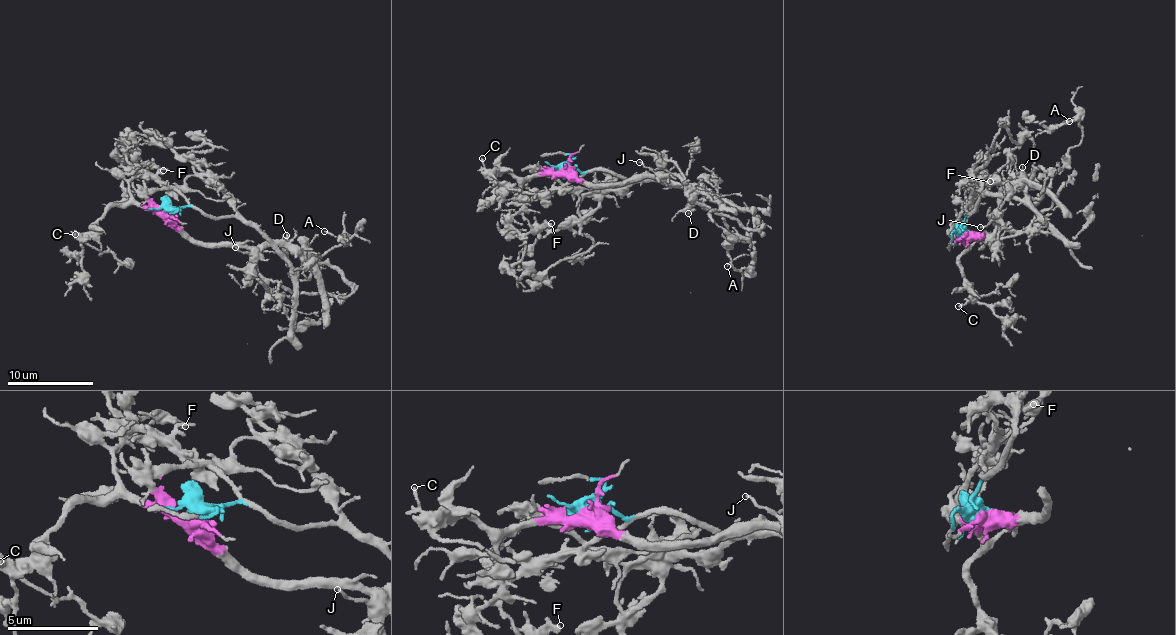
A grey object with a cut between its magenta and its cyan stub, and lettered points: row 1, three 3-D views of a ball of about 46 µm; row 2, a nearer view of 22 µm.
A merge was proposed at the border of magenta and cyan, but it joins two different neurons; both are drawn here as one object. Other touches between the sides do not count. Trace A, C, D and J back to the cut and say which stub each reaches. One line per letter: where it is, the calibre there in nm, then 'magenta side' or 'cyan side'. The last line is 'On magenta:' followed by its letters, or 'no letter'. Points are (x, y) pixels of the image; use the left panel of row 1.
A: at (324, 231); 140 nm thick; cyan side
C: at (75, 234); 160 nm thick; magenta side
D: at (286, 235); 280 nm thick; cyan side
J: at (235, 247); 150 nm thick; magenta side
On magenta: C, J

